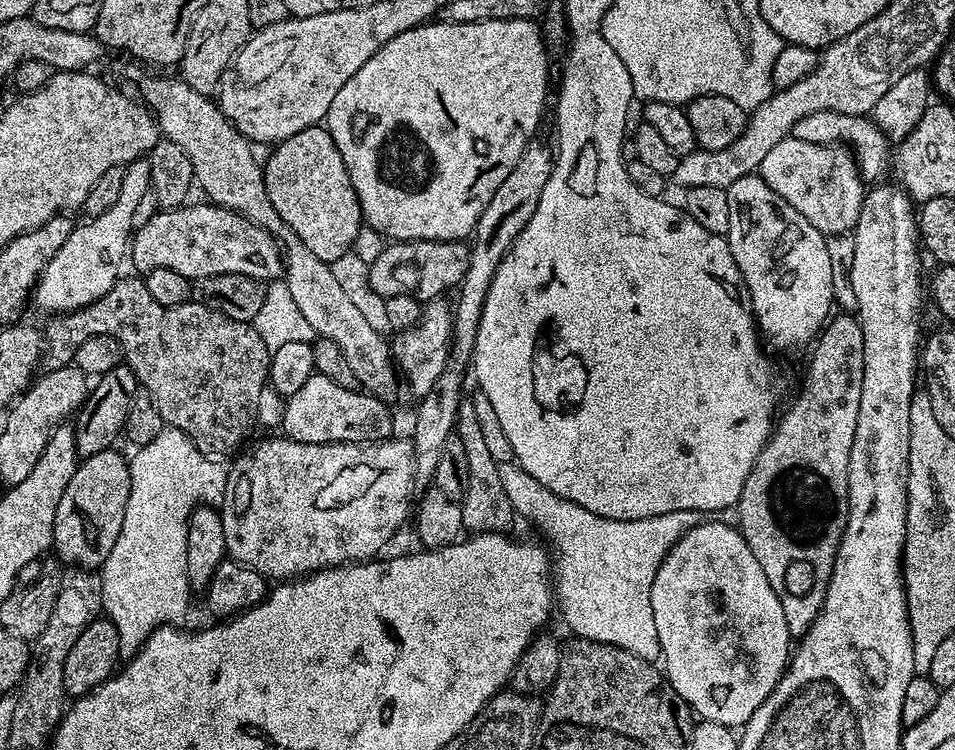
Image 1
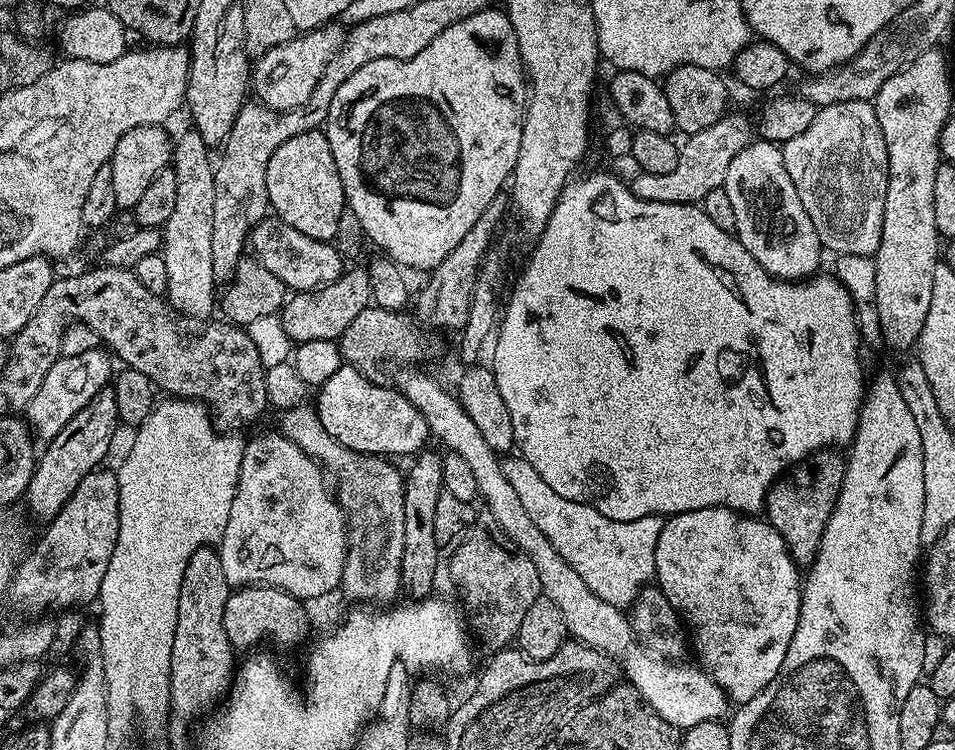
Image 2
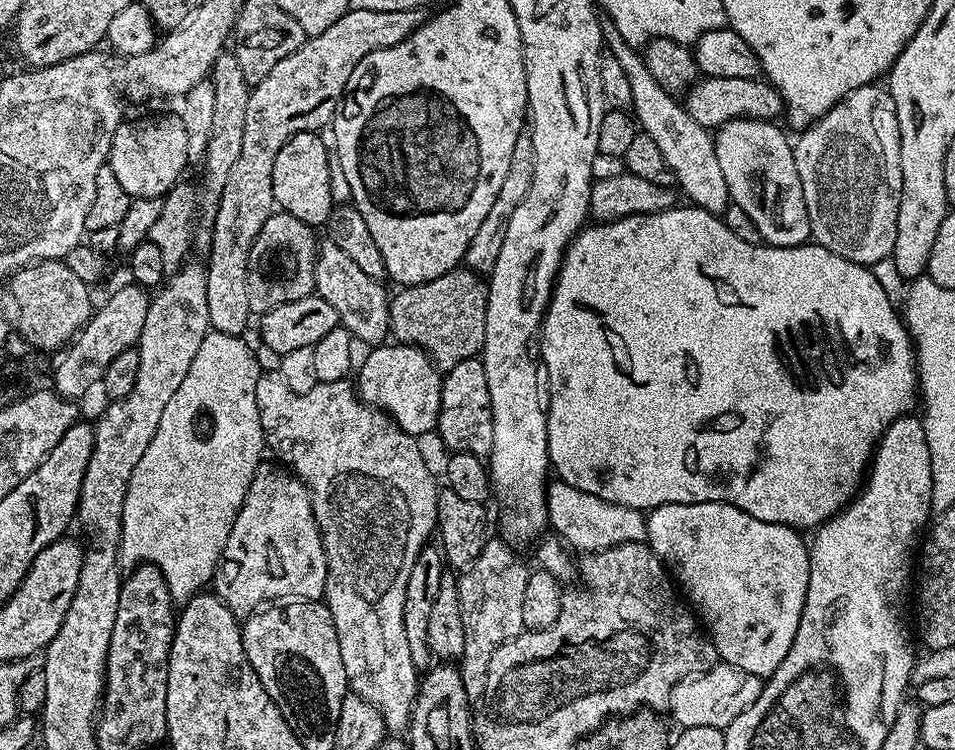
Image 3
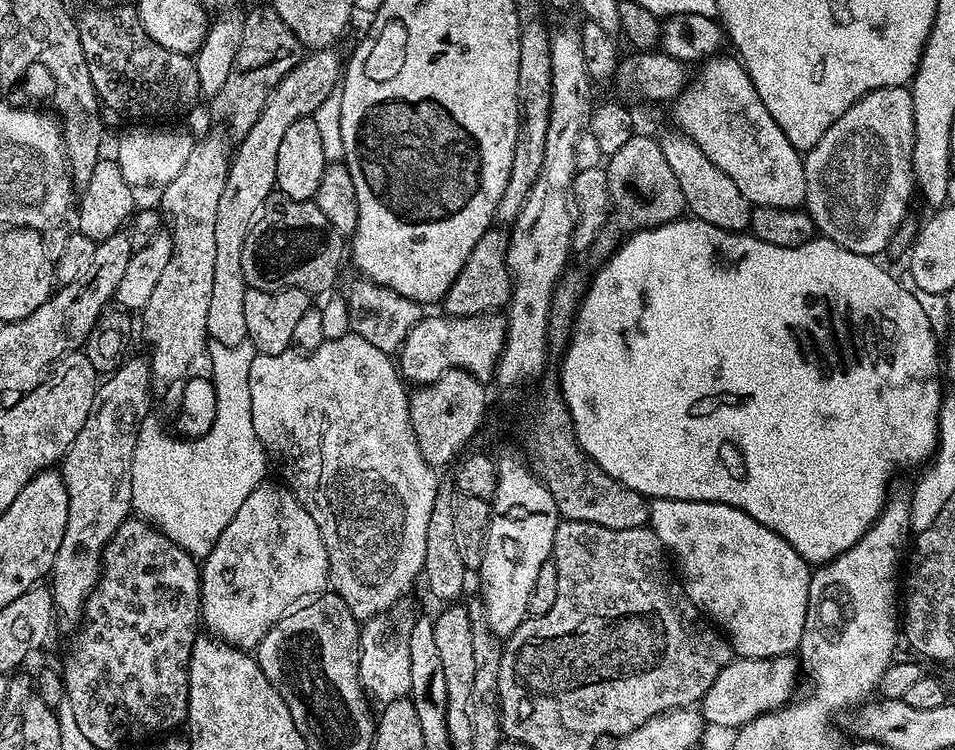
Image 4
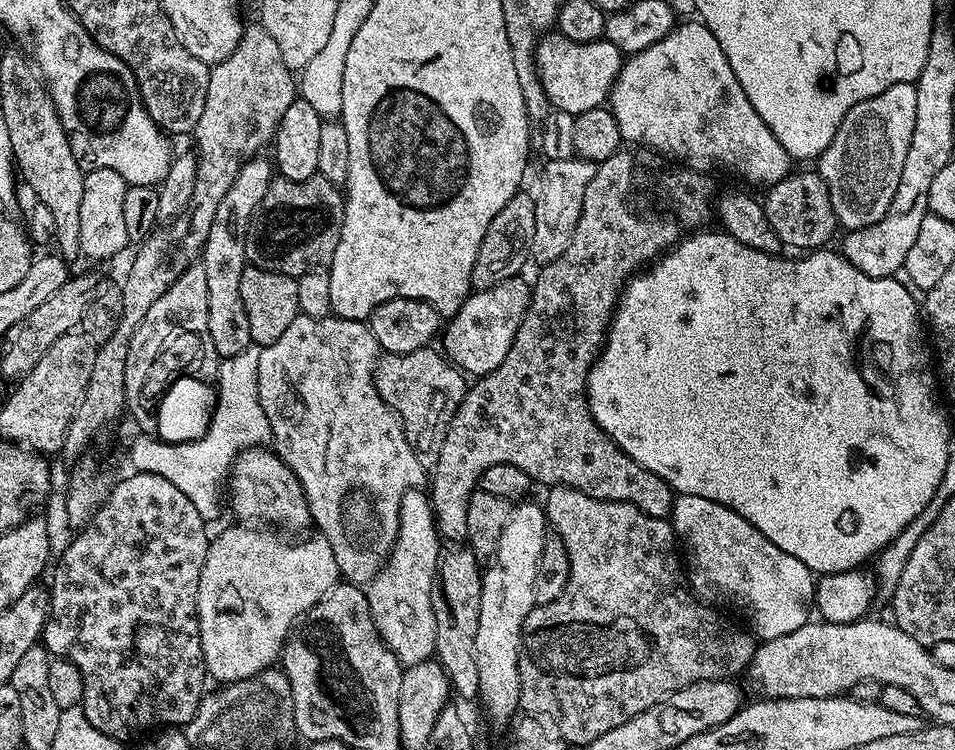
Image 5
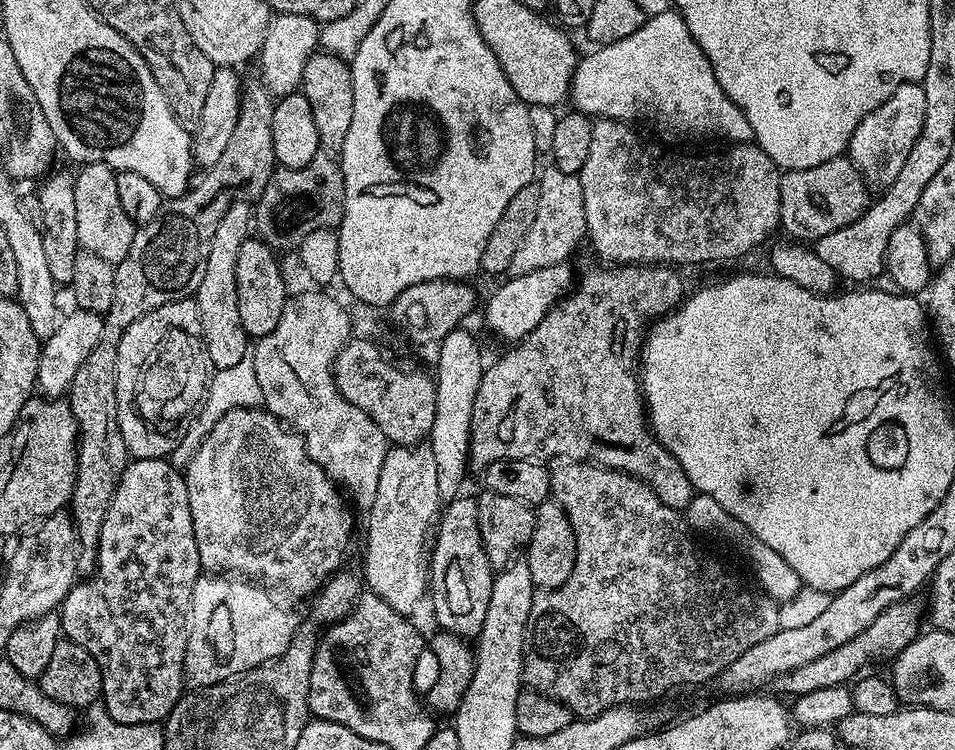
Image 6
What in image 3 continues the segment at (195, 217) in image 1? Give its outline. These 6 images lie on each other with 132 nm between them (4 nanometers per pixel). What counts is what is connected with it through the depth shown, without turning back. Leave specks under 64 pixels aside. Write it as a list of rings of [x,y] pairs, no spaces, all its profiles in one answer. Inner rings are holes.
[[[330,242],[319,245],[316,254],[316,290],[315,295],[321,296],[338,314],[340,324],[352,333],[357,341],[367,346],[379,346],[389,339],[388,306],[390,292],[384,289],[381,281],[370,278],[370,274],[358,267],[347,254],[342,254],[338,246]]]

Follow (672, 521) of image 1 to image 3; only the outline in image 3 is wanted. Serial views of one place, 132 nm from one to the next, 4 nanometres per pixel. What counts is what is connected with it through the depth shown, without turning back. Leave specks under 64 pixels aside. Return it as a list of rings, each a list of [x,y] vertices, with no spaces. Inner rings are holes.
[[[559,478],[553,479],[548,486],[548,524],[569,549],[577,548],[580,554],[601,552],[619,544],[638,544],[648,534],[648,521],[641,509],[611,504]]]

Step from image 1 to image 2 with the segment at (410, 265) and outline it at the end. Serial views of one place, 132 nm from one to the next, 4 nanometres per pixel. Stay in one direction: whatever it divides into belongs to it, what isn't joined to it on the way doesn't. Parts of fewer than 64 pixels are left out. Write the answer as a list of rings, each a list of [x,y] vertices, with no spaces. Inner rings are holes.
[[[349,267],[333,284],[310,292],[289,295],[278,315],[289,339],[296,344],[315,340],[339,341],[346,326],[350,326],[350,322],[354,322],[354,318],[358,318],[358,314],[362,314],[362,310],[369,307],[371,298],[372,287],[367,267]]]

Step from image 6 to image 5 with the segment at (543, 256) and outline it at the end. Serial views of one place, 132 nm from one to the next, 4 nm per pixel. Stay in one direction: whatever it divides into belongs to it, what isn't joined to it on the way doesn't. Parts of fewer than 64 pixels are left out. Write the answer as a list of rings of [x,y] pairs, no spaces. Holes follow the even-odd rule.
[[[579,158],[568,160],[549,160],[544,164],[544,173],[540,176],[540,185],[534,188],[536,209],[534,210],[534,238],[530,253],[537,265],[543,266],[554,262],[570,246],[570,238],[574,238],[574,230],[578,226],[578,218],[582,214],[582,194],[586,194],[586,186],[590,186],[590,178],[594,178],[596,164]]]

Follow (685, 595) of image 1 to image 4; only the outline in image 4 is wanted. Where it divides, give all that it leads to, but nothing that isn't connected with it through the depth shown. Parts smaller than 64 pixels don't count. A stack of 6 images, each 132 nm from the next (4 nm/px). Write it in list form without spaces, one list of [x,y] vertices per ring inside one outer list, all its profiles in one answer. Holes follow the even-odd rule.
[[[652,500],[648,510],[648,519],[652,533],[662,541],[674,564],[674,559],[676,559],[677,565],[675,564],[675,567],[678,569],[678,576],[683,583],[684,592],[692,599],[693,604],[700,609],[701,613],[708,615],[709,612],[713,616],[711,619],[714,621],[715,627],[723,633],[728,643],[732,645],[732,651],[737,657],[745,660],[757,660],[758,658],[791,656],[799,649],[802,642],[802,630],[806,626],[806,610],[808,609],[812,572],[808,561],[802,559],[798,554],[798,550],[794,550],[794,546],[790,546],[790,542],[786,542],[781,536],[774,534],[774,530],[766,530],[766,526],[762,526],[762,522],[754,522],[754,518],[750,518],[750,514],[746,514],[734,506],[715,504],[714,502],[702,502],[701,500]]]

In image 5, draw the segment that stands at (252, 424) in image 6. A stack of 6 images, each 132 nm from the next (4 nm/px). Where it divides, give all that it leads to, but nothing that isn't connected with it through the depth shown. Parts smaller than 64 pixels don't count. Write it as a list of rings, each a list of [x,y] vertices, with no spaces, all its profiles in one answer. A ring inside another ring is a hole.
[[[267,447],[248,448],[241,452],[230,469],[226,488],[232,491],[232,508],[244,519],[241,521],[263,522],[280,530],[289,528],[292,532],[312,524],[308,499],[298,478],[284,459]]]

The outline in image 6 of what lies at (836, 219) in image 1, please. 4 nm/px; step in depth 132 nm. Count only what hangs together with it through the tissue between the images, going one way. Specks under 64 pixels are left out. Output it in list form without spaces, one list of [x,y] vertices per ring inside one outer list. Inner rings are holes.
[[[923,83],[903,84],[875,108],[854,130],[846,149],[847,159],[851,160],[869,185],[887,186],[898,178],[906,163],[918,134],[922,130],[922,118],[926,118],[926,90]]]

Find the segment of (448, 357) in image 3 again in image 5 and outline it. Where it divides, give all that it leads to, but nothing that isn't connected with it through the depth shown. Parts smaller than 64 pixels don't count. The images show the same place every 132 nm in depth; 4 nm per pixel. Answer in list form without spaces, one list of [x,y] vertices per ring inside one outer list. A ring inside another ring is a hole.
[[[521,190],[498,210],[494,222],[486,230],[486,238],[482,238],[482,246],[478,246],[478,258],[474,258],[472,271],[472,287],[479,290],[493,288],[498,282],[506,282],[512,276],[523,273],[524,263],[529,263],[534,238],[534,210],[536,197],[531,191]]]

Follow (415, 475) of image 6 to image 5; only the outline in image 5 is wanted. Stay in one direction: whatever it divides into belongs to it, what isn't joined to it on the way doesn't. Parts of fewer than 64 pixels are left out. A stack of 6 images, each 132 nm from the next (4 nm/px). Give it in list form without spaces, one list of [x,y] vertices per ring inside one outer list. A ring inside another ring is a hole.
[[[422,490],[406,493],[400,500],[396,544],[388,560],[366,588],[371,617],[383,642],[408,667],[431,659],[437,642],[437,619],[433,610],[433,586],[442,555],[431,499]]]

